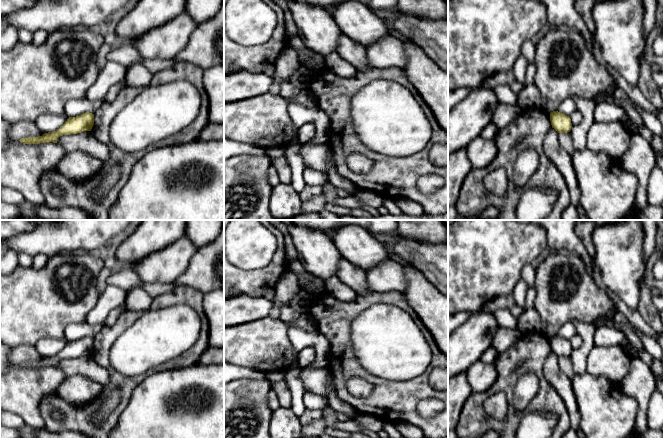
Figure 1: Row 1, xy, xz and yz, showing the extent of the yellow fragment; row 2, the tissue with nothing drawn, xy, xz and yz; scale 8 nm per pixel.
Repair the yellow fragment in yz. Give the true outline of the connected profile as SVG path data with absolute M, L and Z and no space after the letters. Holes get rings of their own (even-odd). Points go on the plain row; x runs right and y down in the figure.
M558 335L551 336L550 345L552 352L554 352L558 357L568 357L571 355L571 343L563 337Z

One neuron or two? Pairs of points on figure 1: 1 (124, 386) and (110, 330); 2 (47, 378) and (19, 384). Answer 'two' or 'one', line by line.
1: one
2: one

